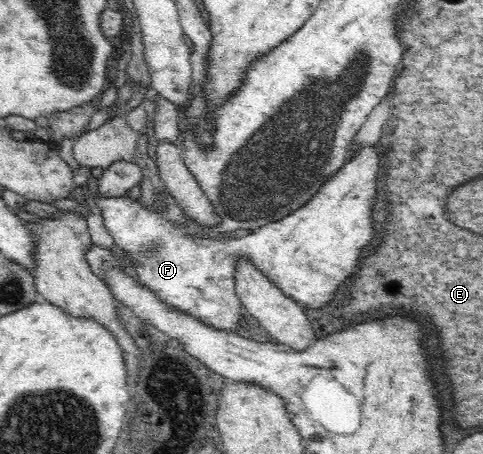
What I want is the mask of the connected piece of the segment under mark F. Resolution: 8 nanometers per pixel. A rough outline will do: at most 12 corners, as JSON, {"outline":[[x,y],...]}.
{"outline":[[356,152],[242,240],[179,232],[140,199],[96,201],[162,301],[216,330],[251,258],[322,306],[372,240],[384,158]]}

